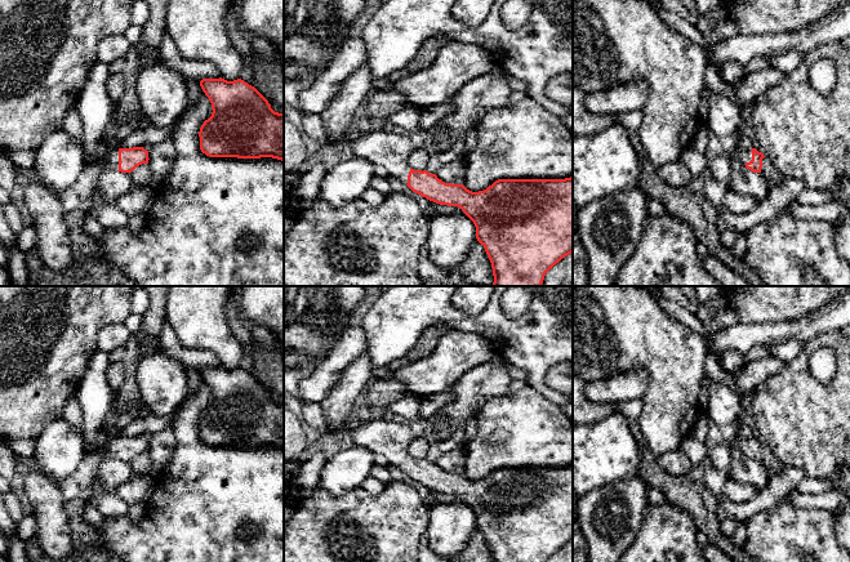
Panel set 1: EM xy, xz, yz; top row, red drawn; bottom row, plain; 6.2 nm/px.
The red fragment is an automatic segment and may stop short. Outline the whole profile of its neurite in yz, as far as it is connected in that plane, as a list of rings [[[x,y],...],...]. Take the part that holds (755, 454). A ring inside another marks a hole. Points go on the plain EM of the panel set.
[[[756,437],[740,438],[738,442],[725,441],[708,451],[708,459],[713,468],[727,477],[731,469],[731,454],[734,447],[738,447],[751,460],[761,461],[764,446],[764,442]]]

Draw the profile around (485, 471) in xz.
[[[526,385],[488,400],[477,414],[477,432],[466,450],[464,476],[486,478],[498,468],[565,468],[573,465],[573,422],[562,407]]]

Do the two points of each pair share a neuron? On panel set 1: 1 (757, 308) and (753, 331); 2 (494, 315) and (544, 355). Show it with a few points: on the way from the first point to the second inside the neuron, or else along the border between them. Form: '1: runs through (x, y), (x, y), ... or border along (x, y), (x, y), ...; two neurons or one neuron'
1: border along (784, 320), (739, 322); two neurons
2: runs through (507, 328), (521, 342), (532, 342); one neuron

